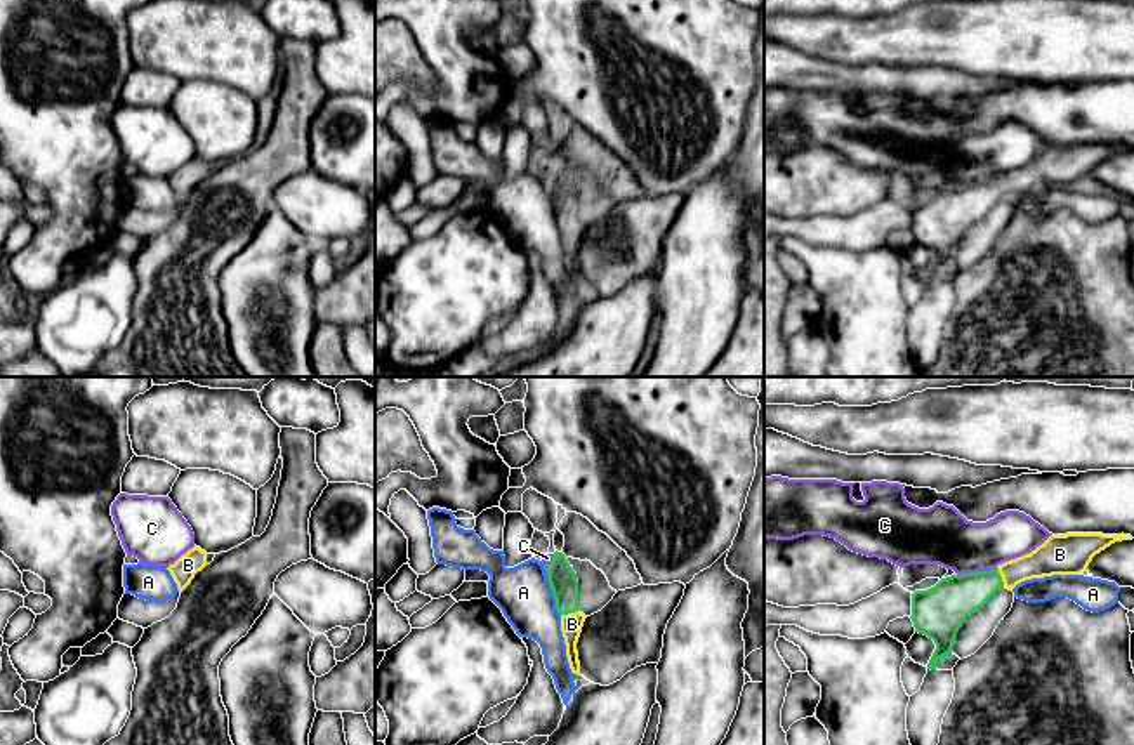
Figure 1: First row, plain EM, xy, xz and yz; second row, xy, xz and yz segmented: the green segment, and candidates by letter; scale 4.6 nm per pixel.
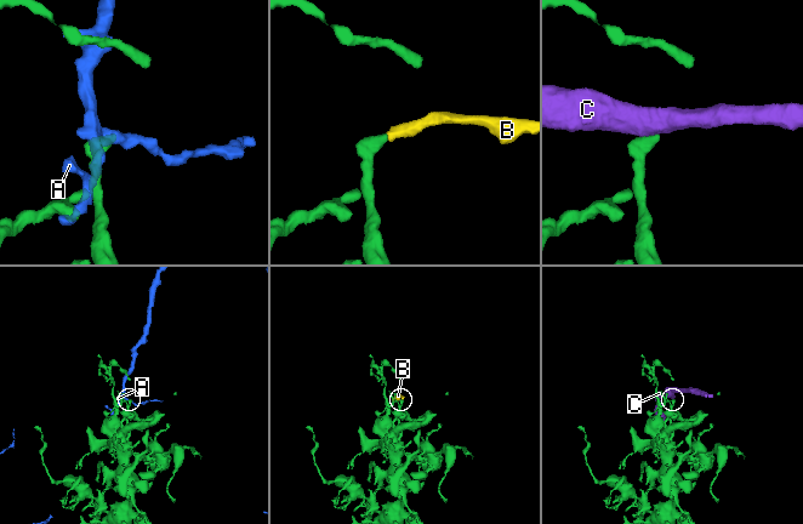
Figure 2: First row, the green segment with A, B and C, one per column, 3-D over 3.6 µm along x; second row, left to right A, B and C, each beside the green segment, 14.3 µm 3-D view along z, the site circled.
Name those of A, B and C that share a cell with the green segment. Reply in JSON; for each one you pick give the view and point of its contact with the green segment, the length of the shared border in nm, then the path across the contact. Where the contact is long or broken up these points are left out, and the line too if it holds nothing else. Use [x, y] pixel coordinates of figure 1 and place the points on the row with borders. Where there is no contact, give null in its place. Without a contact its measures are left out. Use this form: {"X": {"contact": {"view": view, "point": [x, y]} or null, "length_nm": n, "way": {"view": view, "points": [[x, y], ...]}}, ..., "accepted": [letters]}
{"B": {"contact": {"view": "yz", "point": [1001, 577]}, "length_nm": 100, "way": {"view": "yz", "points": [[952, 599], [1001, 577], [1051, 558]]}}, "accepted": ["B"]}

